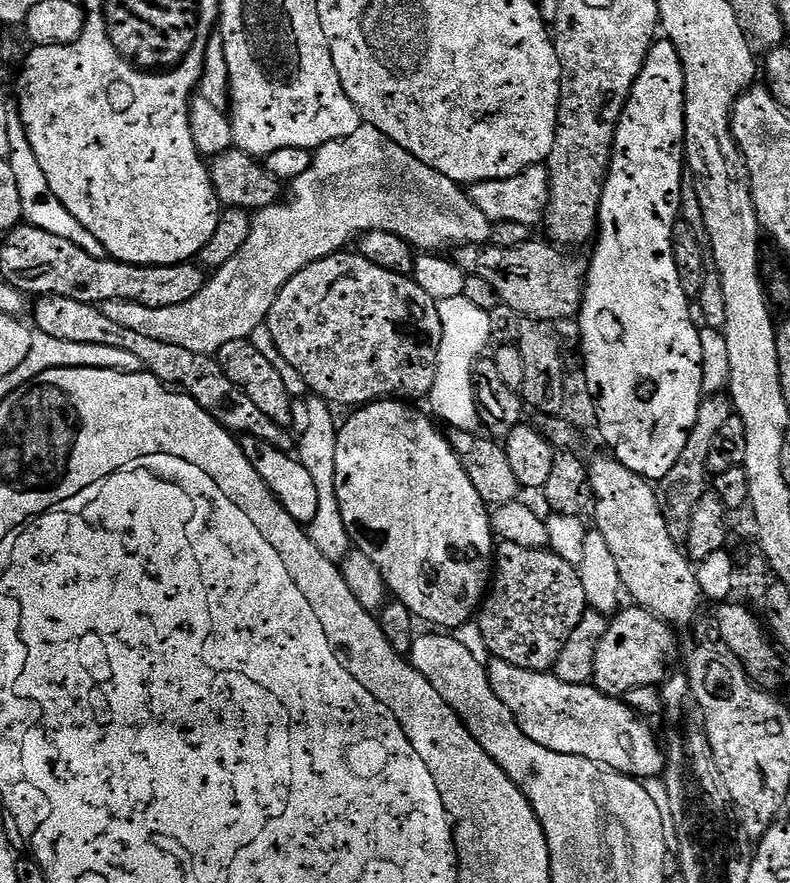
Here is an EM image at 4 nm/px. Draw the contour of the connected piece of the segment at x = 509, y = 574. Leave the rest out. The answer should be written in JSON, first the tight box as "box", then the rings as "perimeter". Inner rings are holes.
{"box":[478,542,589,672],"perimeter":[[[500,542],[494,548],[494,571],[490,576],[490,587],[478,609],[478,623],[482,630],[482,638],[486,638],[486,646],[489,653],[495,659],[504,660],[510,666],[518,666],[522,670],[534,670],[535,672],[547,672],[555,669],[558,662],[558,654],[562,654],[562,646],[566,646],[566,640],[574,631],[574,626],[582,622],[584,613],[589,611],[586,590],[582,590],[582,578],[578,578],[578,567],[575,564],[566,562],[566,558],[558,558],[558,554],[548,548],[527,548],[518,546],[514,542]]]}

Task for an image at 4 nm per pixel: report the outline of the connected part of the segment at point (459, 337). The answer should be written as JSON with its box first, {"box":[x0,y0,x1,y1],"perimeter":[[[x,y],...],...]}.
{"box":[428,295,491,431],"perimeter":[[[464,295],[458,298],[446,298],[437,301],[439,321],[442,322],[443,336],[439,344],[439,360],[435,372],[434,386],[428,397],[431,413],[450,425],[455,431],[475,431],[479,427],[479,408],[473,386],[473,370],[476,363],[485,353],[484,348],[491,343],[490,320],[487,312],[472,304]]]}

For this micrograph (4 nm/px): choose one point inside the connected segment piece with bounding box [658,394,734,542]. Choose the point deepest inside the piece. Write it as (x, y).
(680, 491)

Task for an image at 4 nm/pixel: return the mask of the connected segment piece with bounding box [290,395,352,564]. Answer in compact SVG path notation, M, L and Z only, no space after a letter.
M309 395L306 401L293 401L290 428L295 435L304 434L298 440L298 458L308 467L310 474L314 474L314 486L318 486L318 511L306 531L314 546L323 550L323 556L339 564L351 551L352 543L346 530L346 522L342 522L342 510L338 508L334 470L334 462L338 458L338 420L332 417L331 411L333 409L328 401L320 396Z

